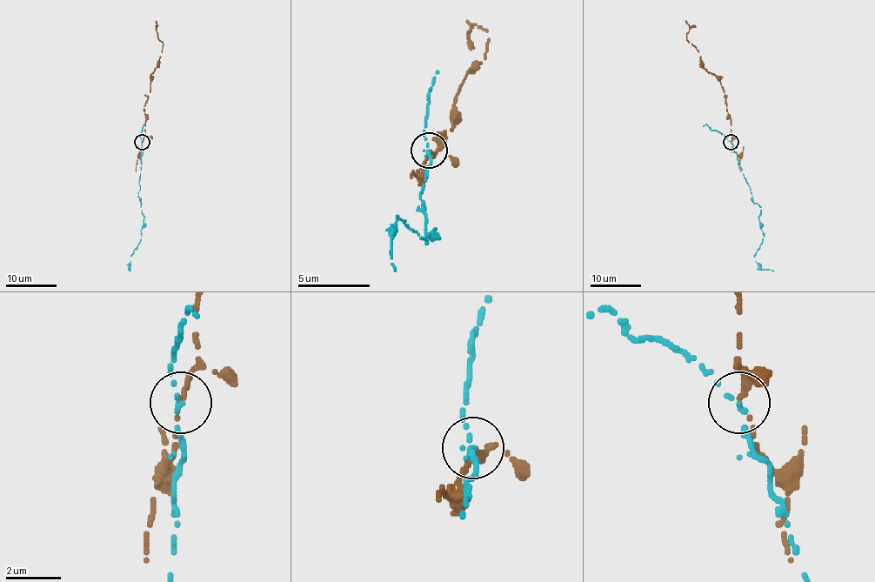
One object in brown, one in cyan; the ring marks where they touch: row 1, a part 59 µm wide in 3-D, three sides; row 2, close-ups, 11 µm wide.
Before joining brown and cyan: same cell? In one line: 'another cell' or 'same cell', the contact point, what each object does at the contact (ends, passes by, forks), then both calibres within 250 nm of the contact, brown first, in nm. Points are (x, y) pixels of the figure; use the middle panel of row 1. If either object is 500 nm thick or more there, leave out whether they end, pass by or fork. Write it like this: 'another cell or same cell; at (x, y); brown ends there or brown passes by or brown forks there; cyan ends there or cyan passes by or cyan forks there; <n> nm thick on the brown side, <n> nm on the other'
another cell; at (429, 150); brown passes by; cyan ends there; 170 nm thick on the brown side, 190 nm on the other

